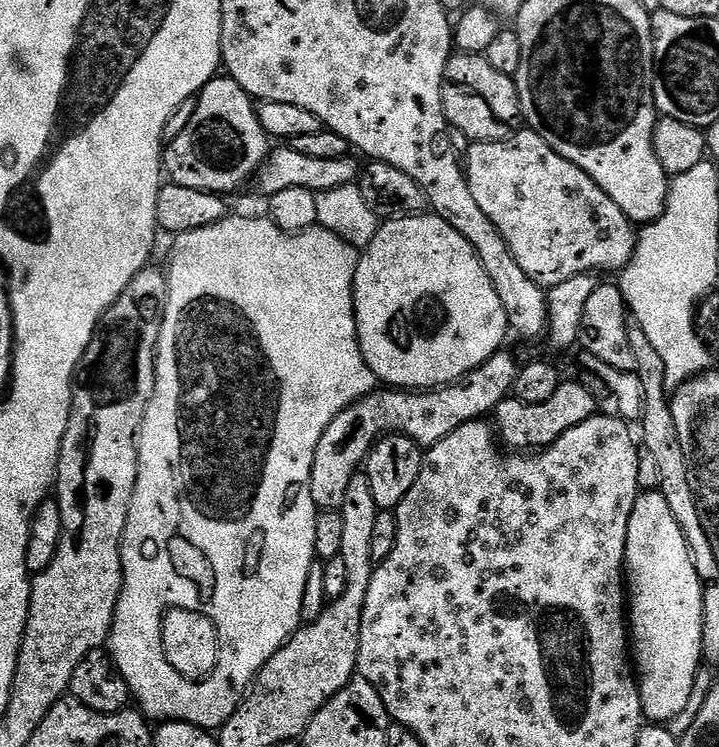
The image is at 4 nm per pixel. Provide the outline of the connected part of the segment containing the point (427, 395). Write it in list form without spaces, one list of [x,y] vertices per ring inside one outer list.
[[[501,350],[495,352],[482,366],[447,388],[401,390],[385,387],[342,410],[342,414],[338,414],[338,418],[334,418],[330,426],[326,426],[326,434],[322,434],[318,450],[314,450],[314,466],[310,470],[310,494],[317,509],[339,510],[346,498],[350,478],[354,478],[361,471],[362,465],[368,459],[368,453],[381,436],[409,436],[421,449],[427,450],[433,444],[442,442],[446,434],[454,434],[458,426],[471,420],[491,417],[496,407],[512,396],[512,387],[520,369],[521,365],[516,364],[508,350]]]

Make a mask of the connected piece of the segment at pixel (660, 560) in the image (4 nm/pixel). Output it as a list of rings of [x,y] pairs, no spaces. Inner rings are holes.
[[[644,490],[634,502],[626,534],[626,596],[630,601],[630,648],[640,652],[638,683],[643,719],[673,720],[690,702],[694,678],[701,671],[702,594],[691,550],[658,490]]]

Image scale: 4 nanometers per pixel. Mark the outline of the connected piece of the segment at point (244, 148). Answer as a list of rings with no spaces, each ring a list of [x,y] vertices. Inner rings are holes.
[[[227,74],[217,75],[196,97],[194,114],[186,130],[182,130],[182,134],[178,134],[178,138],[174,138],[174,142],[167,145],[162,157],[162,168],[167,179],[190,190],[217,194],[236,192],[247,180],[251,181],[260,171],[270,151],[270,137],[262,130],[262,122],[258,122],[256,110],[257,105],[252,97],[246,94],[246,90],[242,90],[242,86],[238,86],[238,82],[234,82]]]

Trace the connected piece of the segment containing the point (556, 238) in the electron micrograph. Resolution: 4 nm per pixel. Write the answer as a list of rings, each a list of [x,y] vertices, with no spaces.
[[[517,130],[504,140],[469,143],[466,175],[470,194],[474,194],[474,202],[478,202],[482,214],[494,222],[506,246],[510,246],[510,254],[514,254],[518,266],[530,274],[538,287],[547,290],[585,274],[616,274],[632,260],[632,221],[626,218],[626,214],[622,214],[622,210],[618,210],[618,206],[614,206],[612,199],[583,170],[574,166],[574,162],[559,156],[538,133]]]

